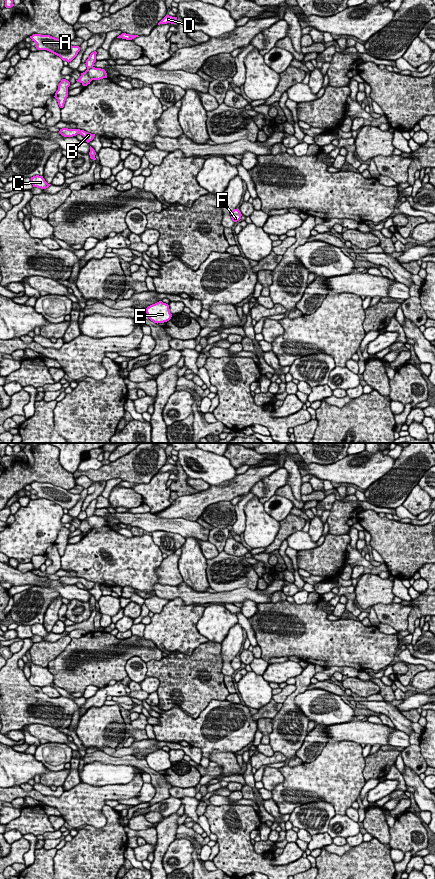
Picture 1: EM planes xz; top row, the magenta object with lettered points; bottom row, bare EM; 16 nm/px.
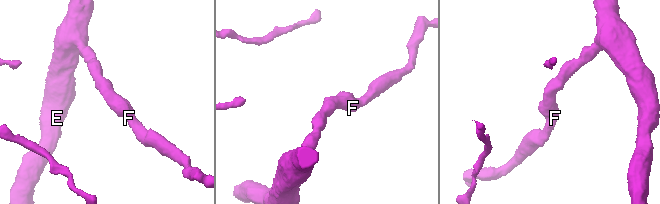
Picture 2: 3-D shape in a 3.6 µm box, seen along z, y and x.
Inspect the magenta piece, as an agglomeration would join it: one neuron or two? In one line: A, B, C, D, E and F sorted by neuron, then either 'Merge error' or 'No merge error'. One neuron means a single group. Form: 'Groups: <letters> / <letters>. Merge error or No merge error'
Groups: A B C D E F. No merge error

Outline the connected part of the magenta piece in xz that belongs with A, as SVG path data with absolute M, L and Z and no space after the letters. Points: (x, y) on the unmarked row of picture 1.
M33 482L30 484L32 489L36 491L38 498L47 498L57 504L63 509L71 510L80 499L79 494L72 494L68 490L52 485L50 483Z

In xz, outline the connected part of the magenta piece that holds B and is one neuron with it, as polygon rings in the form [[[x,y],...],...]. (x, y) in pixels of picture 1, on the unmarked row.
[[[62,576],[60,577],[59,581],[64,584],[64,585],[73,585],[76,584],[77,582],[80,582],[84,585],[87,591],[92,589],[95,585],[95,582],[88,581],[84,578],[80,577],[68,577],[68,576]]]

